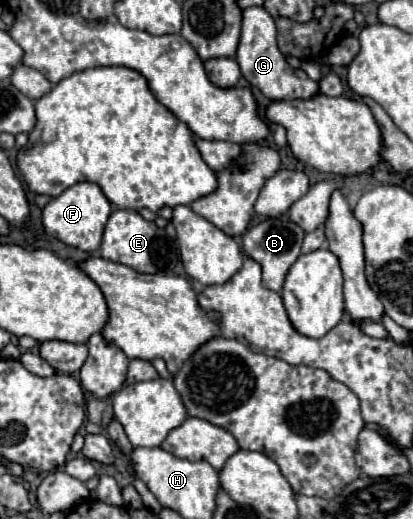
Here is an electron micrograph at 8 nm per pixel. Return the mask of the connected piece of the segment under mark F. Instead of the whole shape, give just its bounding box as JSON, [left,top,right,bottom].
[42,182,112,252]

